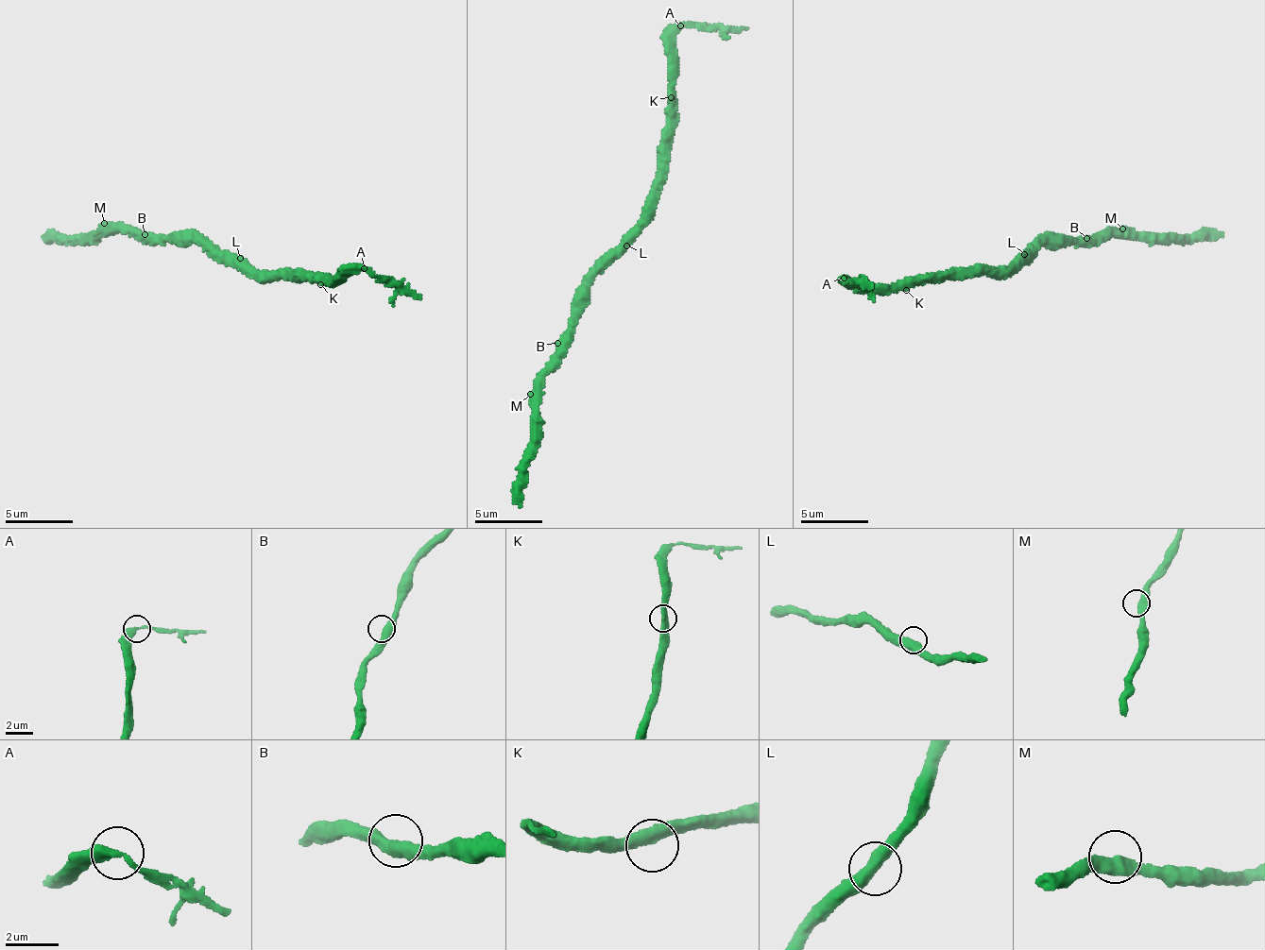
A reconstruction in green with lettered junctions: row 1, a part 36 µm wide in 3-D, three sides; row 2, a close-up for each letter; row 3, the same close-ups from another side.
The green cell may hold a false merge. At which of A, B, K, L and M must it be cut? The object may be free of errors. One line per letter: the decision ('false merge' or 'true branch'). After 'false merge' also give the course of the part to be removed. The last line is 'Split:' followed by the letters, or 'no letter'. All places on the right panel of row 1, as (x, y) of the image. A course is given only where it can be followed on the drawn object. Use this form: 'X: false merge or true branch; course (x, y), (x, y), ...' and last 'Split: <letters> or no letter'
A: false merge; course (844, 279), (863, 279), (872, 288)
B: true branch
K: true branch
L: true branch
M: true branch
Split: A

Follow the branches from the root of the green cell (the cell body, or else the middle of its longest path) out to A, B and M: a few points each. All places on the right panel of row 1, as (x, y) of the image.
A: (1018, 259), (1007, 269), (976, 272), (951, 269), (929, 279), (916, 277), (889, 286), (846, 284), (844, 279)
B: (1018, 259), (1030, 260), (1046, 243), (1064, 245), (1069, 242), (1082, 245), (1086, 238)
M: (1018, 259), (1030, 260), (1046, 243), (1094, 243), (1119, 235), (1122, 229)

